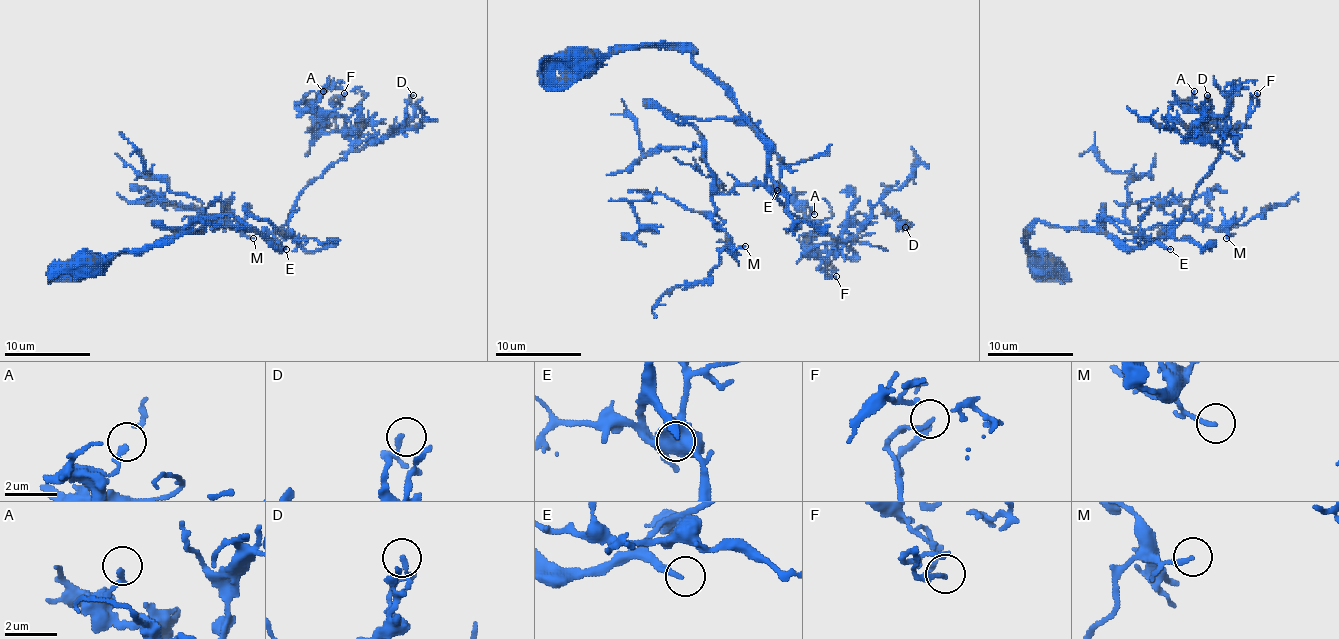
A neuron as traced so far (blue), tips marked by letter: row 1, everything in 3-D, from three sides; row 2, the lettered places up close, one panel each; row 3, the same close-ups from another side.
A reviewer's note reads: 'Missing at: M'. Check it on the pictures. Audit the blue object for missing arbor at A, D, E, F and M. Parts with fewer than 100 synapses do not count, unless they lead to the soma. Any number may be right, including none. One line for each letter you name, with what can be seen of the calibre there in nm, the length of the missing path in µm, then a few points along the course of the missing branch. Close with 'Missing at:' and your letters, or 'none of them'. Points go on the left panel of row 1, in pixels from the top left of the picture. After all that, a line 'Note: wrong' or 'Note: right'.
E: 240 nm thick; about 40 µm are missing; missing branch runs (286, 249), (301, 244), (338, 182), (325, 147), (277, 136), (268, 113), (288, 87), (277, 87)
Missing at: E
Note: wrong

